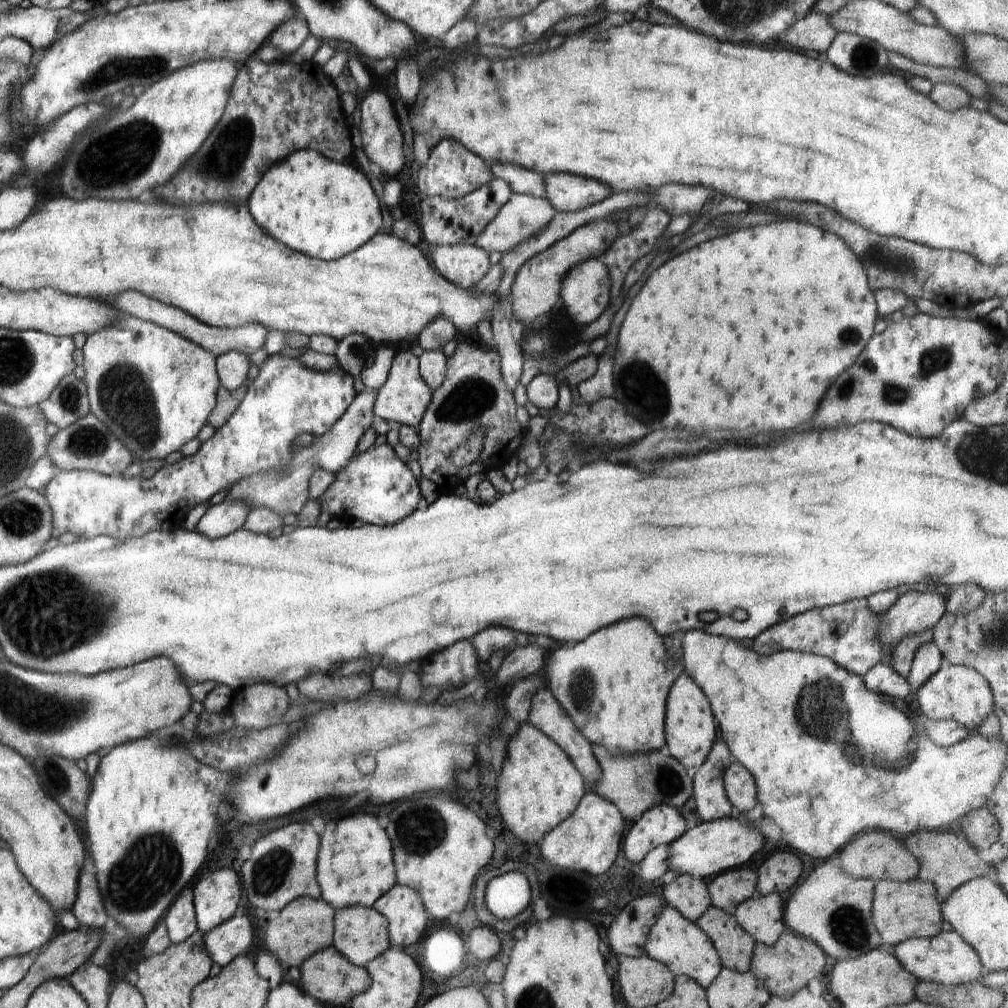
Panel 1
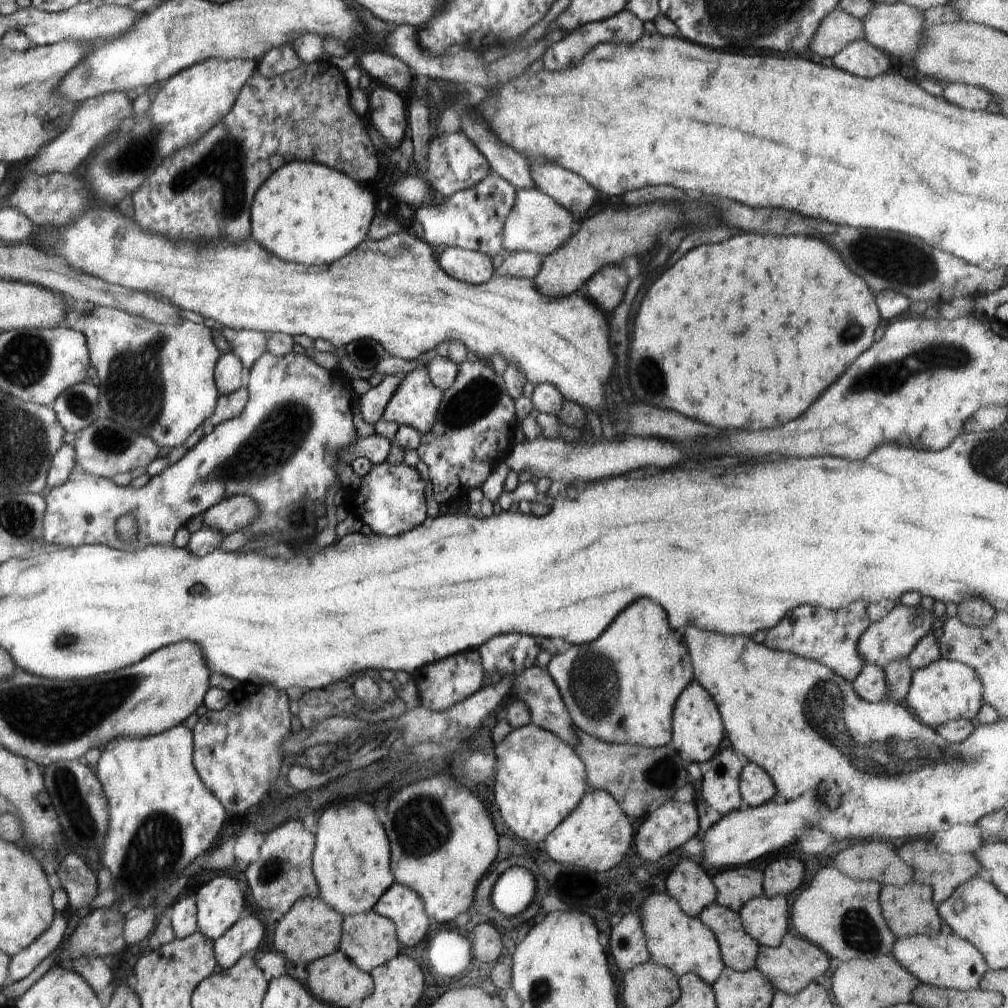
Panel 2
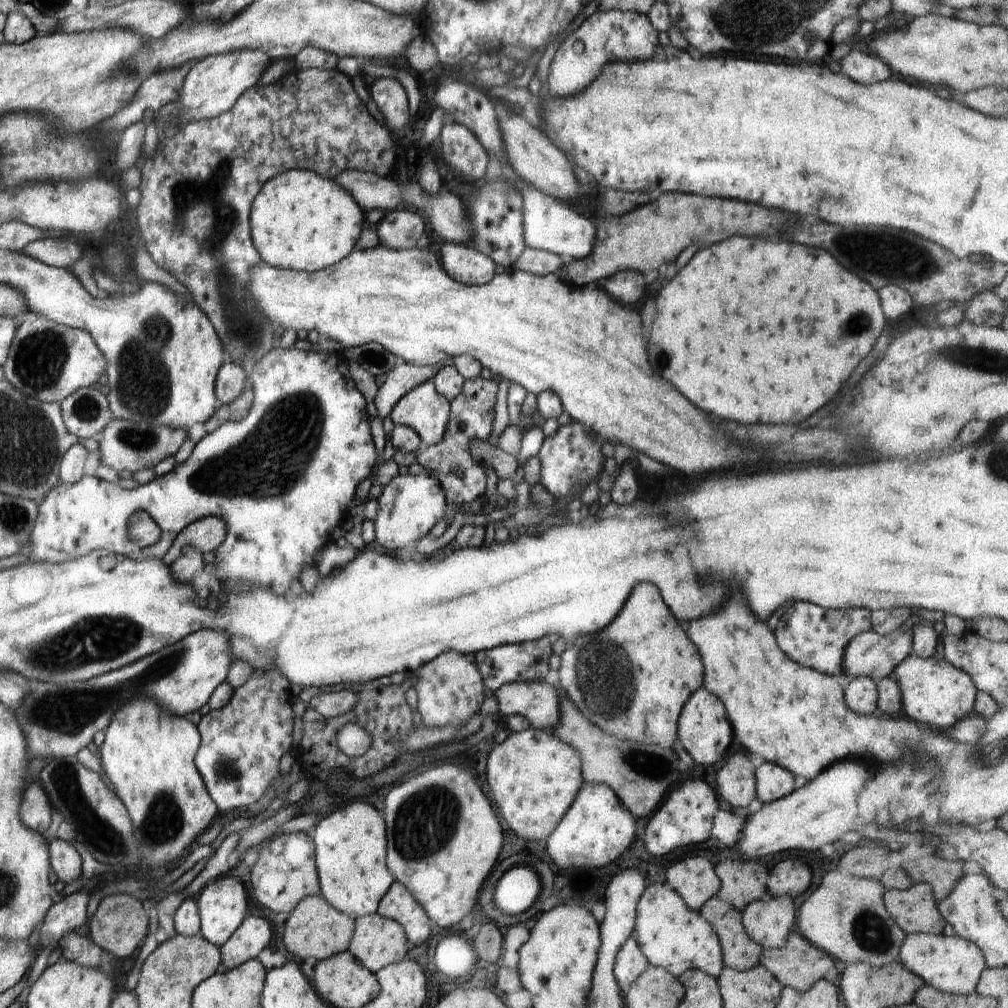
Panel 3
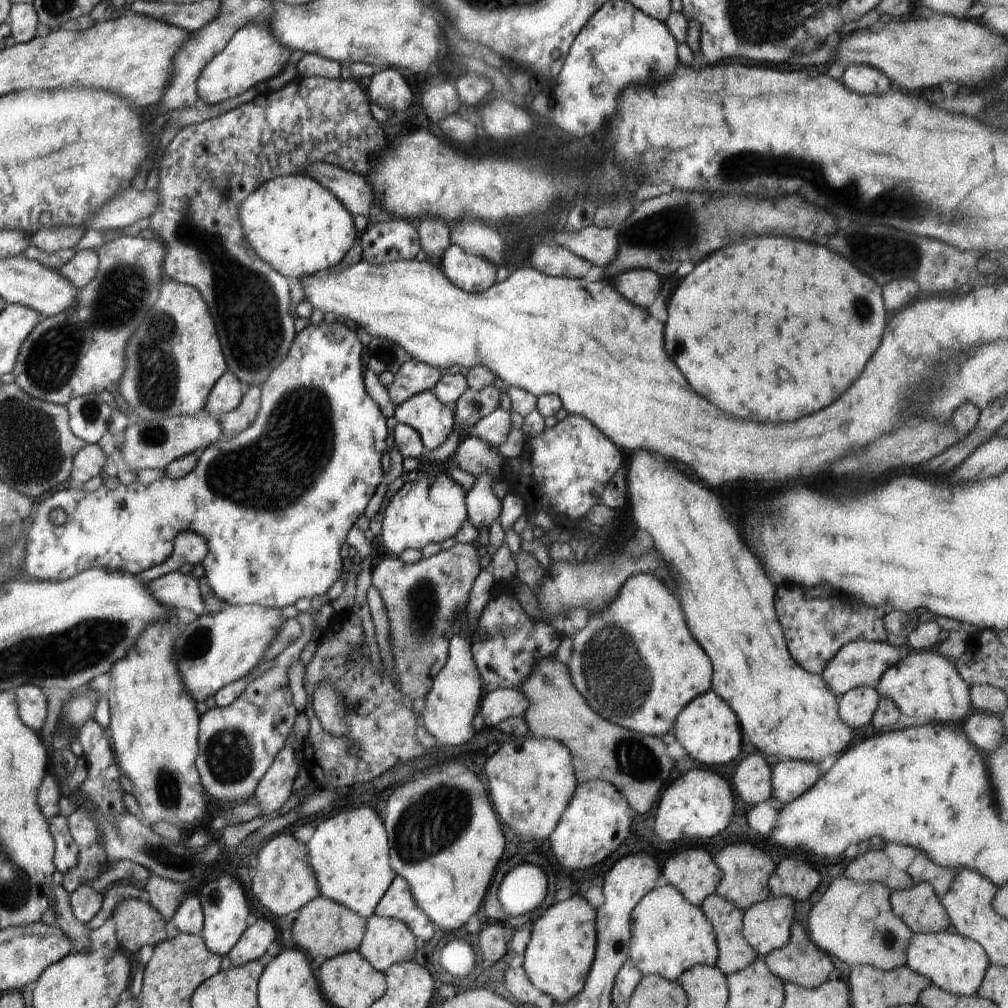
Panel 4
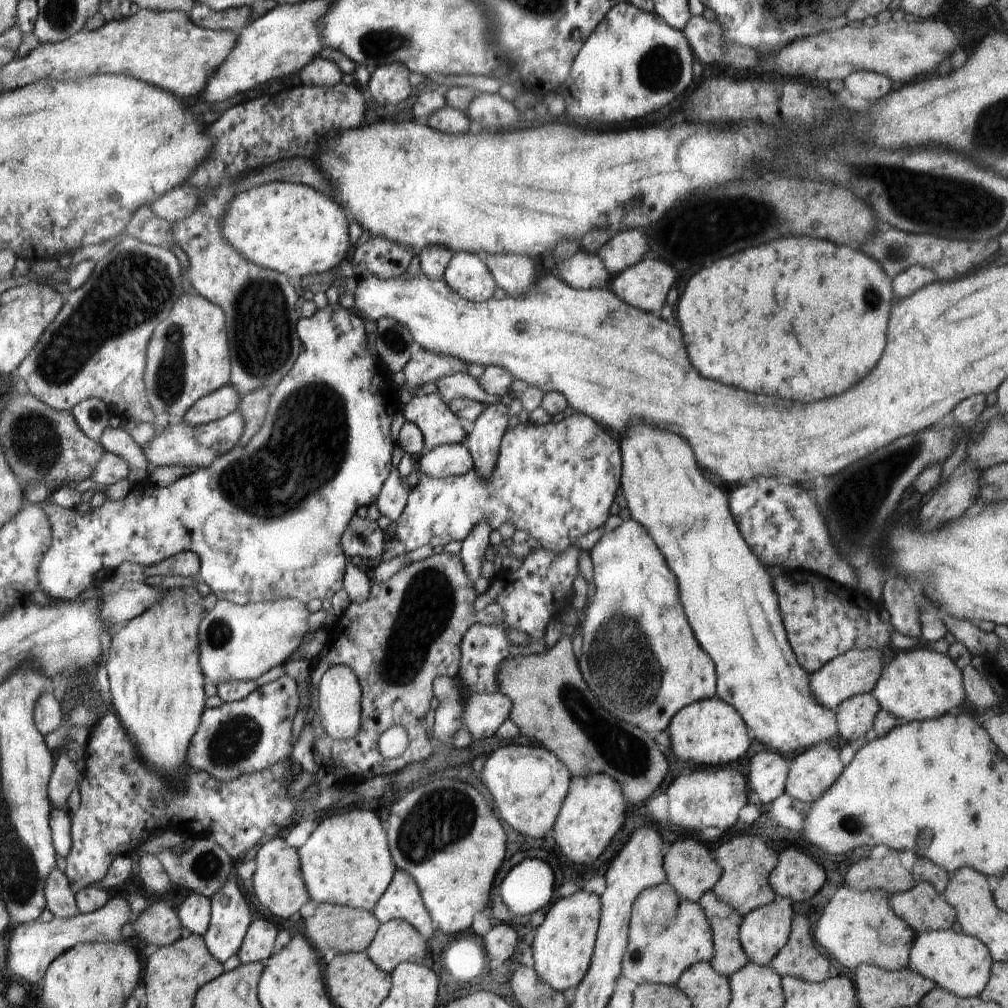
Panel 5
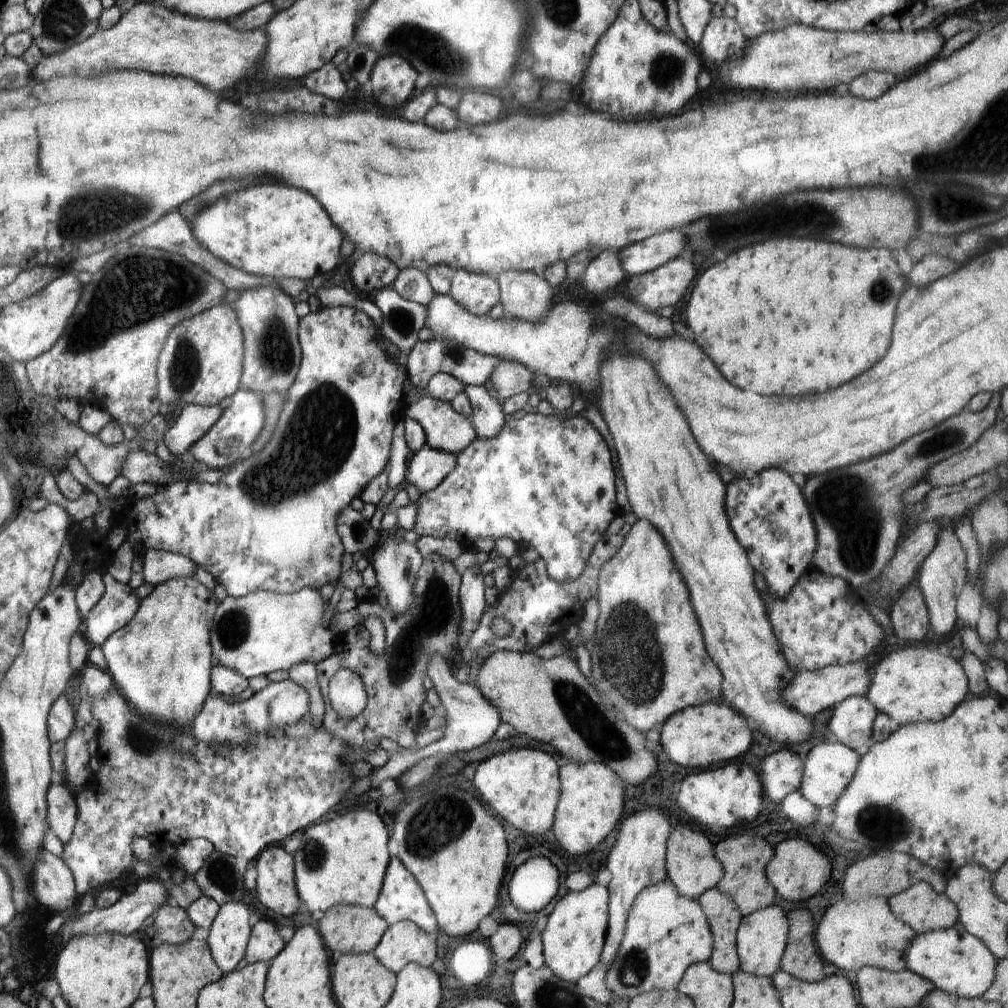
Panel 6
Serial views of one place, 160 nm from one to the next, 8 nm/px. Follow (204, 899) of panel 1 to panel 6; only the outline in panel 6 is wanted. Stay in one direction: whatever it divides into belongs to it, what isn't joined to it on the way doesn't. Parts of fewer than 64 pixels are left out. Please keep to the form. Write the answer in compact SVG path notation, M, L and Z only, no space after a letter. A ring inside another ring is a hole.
M230 901L220 906L217 917L209 928L207 938L212 958L223 974L232 972L242 958L252 934L248 917L250 910L240 901Z

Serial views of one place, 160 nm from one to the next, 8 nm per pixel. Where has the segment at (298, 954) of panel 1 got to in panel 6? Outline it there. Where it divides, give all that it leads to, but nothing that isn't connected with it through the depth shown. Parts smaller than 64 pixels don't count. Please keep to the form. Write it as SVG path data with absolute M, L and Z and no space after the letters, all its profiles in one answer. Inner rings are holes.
M336 904L323 914L319 924L319 934L325 947L332 952L350 954L369 953L378 946L389 924L374 910L374 907L362 905Z

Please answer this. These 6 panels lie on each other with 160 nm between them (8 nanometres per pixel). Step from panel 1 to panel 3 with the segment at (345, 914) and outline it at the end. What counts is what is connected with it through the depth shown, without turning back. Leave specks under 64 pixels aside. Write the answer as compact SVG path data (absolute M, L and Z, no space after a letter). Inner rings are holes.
M377 912L355 919L354 934L349 944L349 951L374 974L386 965L400 962L413 955L404 927L395 920L380 916Z

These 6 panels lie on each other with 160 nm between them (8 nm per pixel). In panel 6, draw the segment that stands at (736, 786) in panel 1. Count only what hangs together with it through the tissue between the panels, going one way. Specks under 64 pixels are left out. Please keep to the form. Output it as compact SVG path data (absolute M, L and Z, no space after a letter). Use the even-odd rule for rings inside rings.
M838 741L817 744L803 762L803 777L799 790L818 809L834 808L853 779L860 761L861 756L856 751Z

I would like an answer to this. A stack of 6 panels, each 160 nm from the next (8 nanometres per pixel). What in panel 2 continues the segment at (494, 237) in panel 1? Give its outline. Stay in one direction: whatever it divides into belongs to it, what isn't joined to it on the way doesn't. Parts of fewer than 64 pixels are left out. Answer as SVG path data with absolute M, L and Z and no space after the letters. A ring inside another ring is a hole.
M540 190L517 191L510 214L502 226L502 248L506 253L530 251L548 255L564 246L577 228L576 219Z

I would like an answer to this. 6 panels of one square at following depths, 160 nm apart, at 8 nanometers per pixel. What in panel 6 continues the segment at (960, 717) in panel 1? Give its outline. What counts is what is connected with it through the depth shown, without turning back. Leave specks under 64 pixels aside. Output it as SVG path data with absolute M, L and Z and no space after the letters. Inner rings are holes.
M924 646L902 648L885 657L871 669L871 682L865 697L880 713L887 714L900 726L924 721L941 721L948 718L954 709L970 695L969 680L961 663L948 652Z

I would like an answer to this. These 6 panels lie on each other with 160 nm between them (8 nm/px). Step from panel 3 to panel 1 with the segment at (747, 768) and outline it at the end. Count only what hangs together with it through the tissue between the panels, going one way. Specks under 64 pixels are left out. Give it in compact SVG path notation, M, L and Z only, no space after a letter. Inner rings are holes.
M718 734L708 752L708 757L693 779L693 797L701 821L714 822L731 816L732 806L728 802L722 782L724 770L731 762L728 746Z

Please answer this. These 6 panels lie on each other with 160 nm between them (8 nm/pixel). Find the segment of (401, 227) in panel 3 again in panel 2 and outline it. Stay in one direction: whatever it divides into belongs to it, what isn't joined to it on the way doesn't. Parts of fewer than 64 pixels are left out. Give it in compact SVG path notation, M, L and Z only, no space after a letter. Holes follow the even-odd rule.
M489 172L478 185L457 191L450 197L438 198L429 206L415 209L416 219L424 229L424 241L432 247L476 250L491 258L506 256L509 253L502 248L502 226L514 206L515 194L512 184L502 180L498 174Z

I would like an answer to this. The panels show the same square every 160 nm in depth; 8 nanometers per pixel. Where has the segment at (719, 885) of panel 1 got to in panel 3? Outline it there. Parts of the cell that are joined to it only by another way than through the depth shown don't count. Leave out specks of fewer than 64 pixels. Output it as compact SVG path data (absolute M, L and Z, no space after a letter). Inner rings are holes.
M738 856L726 858L715 864L715 871L721 880L720 890L716 894L717 897L729 902L740 912L752 901L757 901L768 896L767 878L769 877L769 870L764 864L760 864L758 860L740 860Z

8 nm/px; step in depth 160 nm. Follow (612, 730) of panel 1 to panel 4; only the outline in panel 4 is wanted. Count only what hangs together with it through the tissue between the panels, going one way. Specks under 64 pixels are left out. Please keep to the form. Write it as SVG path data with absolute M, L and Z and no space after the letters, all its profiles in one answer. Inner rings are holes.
M650 572L630 576L606 608L589 616L588 624L572 638L572 656L567 665L574 688L591 710L612 724L646 736L662 739L675 728L678 714L694 698L708 692L712 680L710 658L696 644L682 616L674 590Z

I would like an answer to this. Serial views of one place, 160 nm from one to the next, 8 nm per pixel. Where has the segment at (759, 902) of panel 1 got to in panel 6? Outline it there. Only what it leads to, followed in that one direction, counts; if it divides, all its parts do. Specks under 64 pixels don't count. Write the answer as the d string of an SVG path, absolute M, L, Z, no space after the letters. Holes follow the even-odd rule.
M772 904L743 916L737 930L739 969L759 977L772 977L773 974L776 974L780 970L781 960L787 945L788 931L787 914L779 905Z

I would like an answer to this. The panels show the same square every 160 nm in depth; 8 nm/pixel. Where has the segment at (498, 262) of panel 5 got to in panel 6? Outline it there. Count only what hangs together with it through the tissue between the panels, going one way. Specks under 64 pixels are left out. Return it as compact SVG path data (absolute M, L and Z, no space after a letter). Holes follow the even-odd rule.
M506 271L500 273L496 280L499 284L504 318L517 319L532 324L541 323L546 318L553 306L554 292L544 278L538 277L530 271Z

